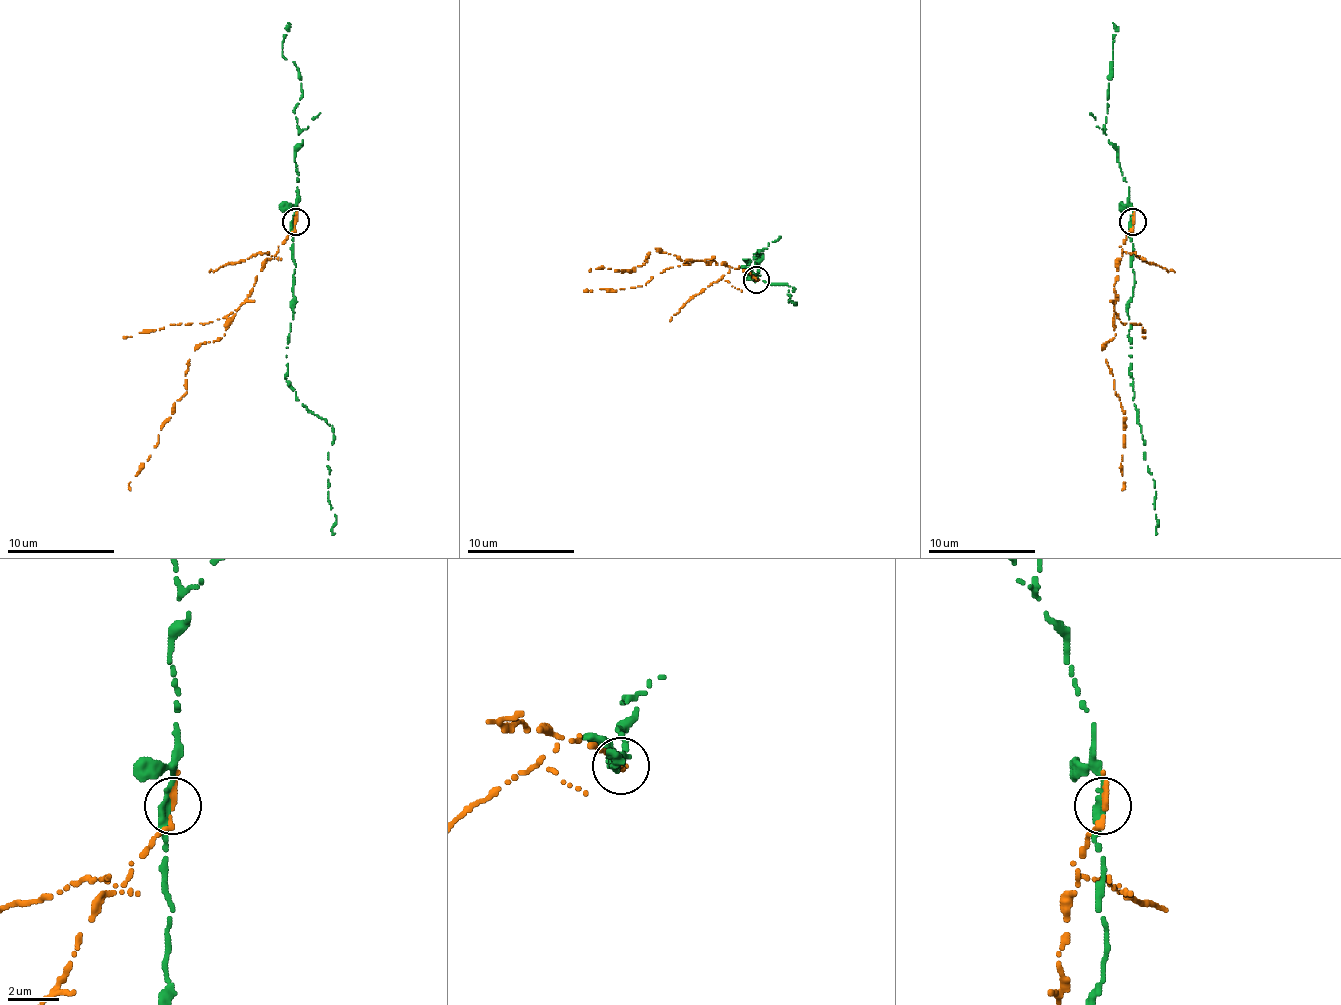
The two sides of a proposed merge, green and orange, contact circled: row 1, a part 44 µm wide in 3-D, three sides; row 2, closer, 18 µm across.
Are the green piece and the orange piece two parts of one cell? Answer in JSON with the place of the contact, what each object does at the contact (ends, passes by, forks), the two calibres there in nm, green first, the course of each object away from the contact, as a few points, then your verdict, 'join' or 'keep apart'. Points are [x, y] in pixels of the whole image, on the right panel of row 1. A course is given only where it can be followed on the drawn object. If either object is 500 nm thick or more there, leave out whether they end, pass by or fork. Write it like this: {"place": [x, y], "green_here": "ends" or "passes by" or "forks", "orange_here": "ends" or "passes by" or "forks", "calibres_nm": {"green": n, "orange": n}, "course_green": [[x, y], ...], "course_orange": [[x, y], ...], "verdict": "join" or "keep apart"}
{"place": [1133, 222], "green_here": "passes by", "orange_here": "ends", "calibres_nm": {"green": 300, "orange": 320}, "course_green": [[1133, 223], [1128, 236], [1133, 244], [1128, 373], [1133, 384], [1144, 460], [1155, 481], [1155, 535]], "course_orange": [[1133, 223], [1120, 247], [1114, 336], [1106, 341], [1104, 349], [1123, 409], [1120, 468], [1125, 489]], "verdict": "keep apart"}

